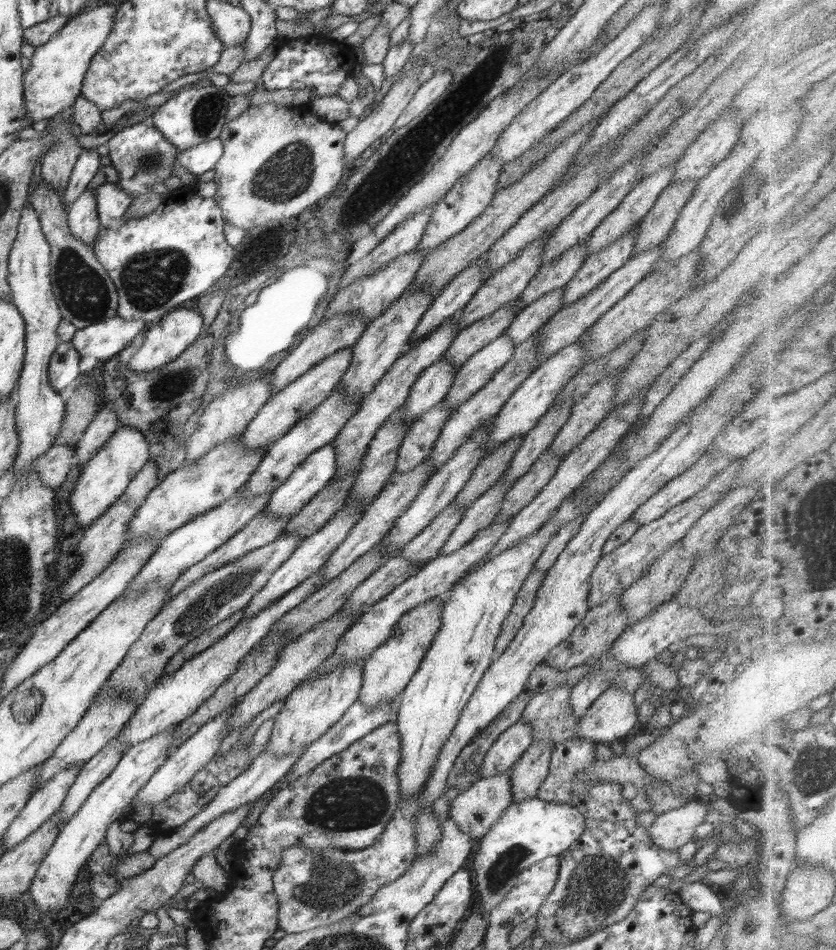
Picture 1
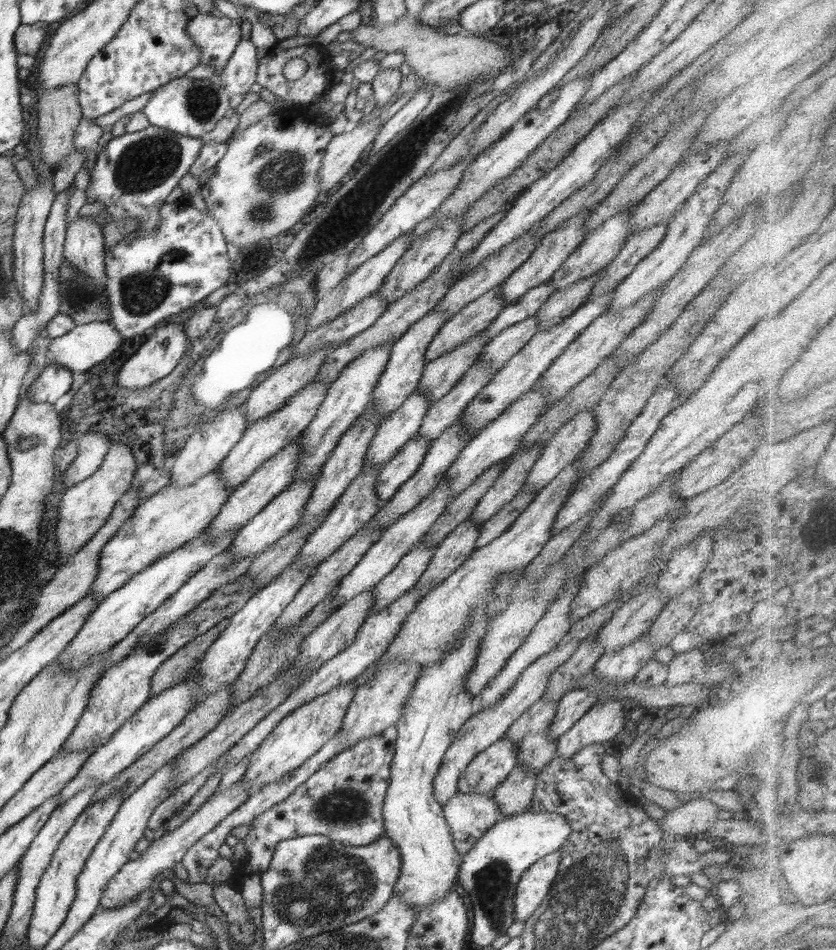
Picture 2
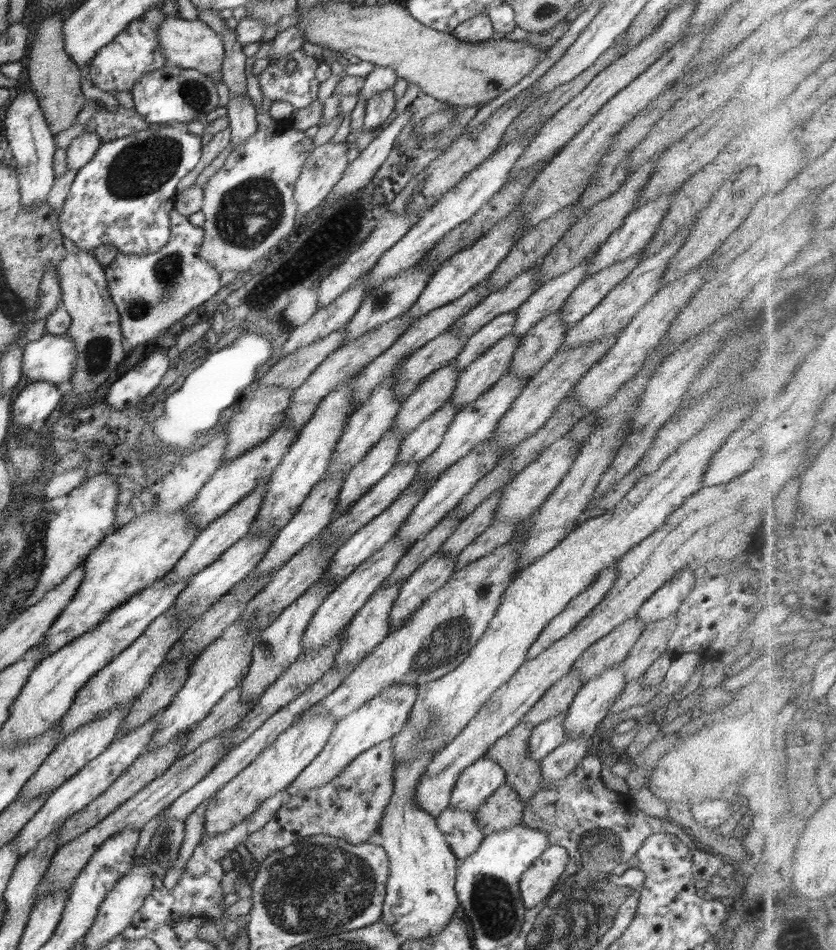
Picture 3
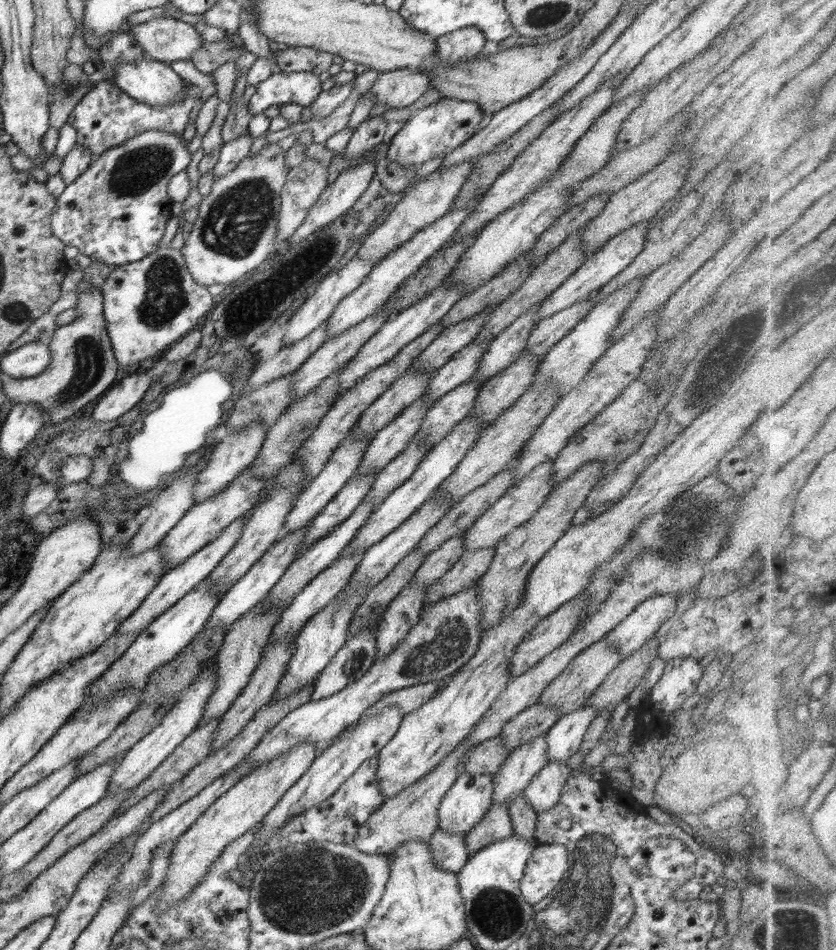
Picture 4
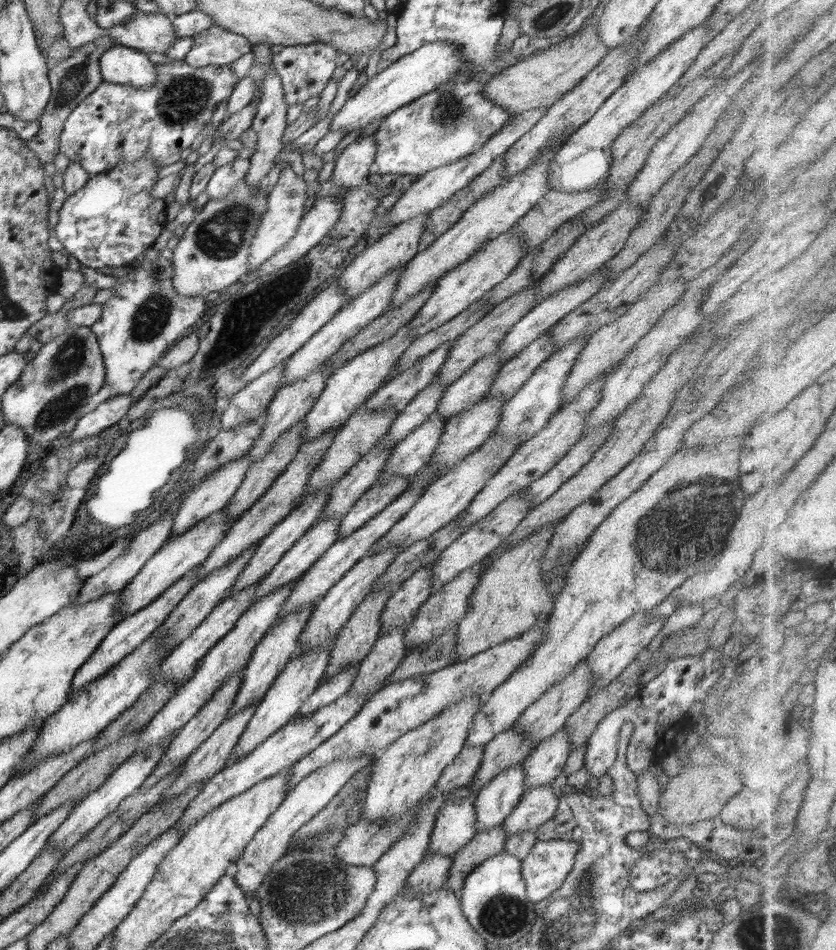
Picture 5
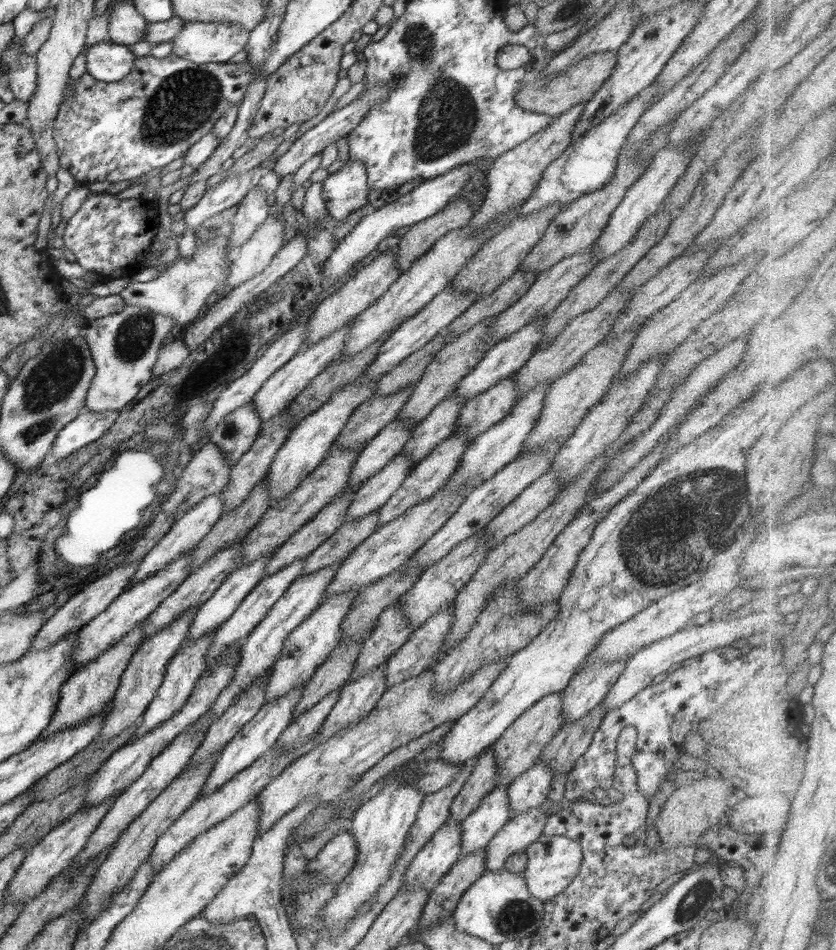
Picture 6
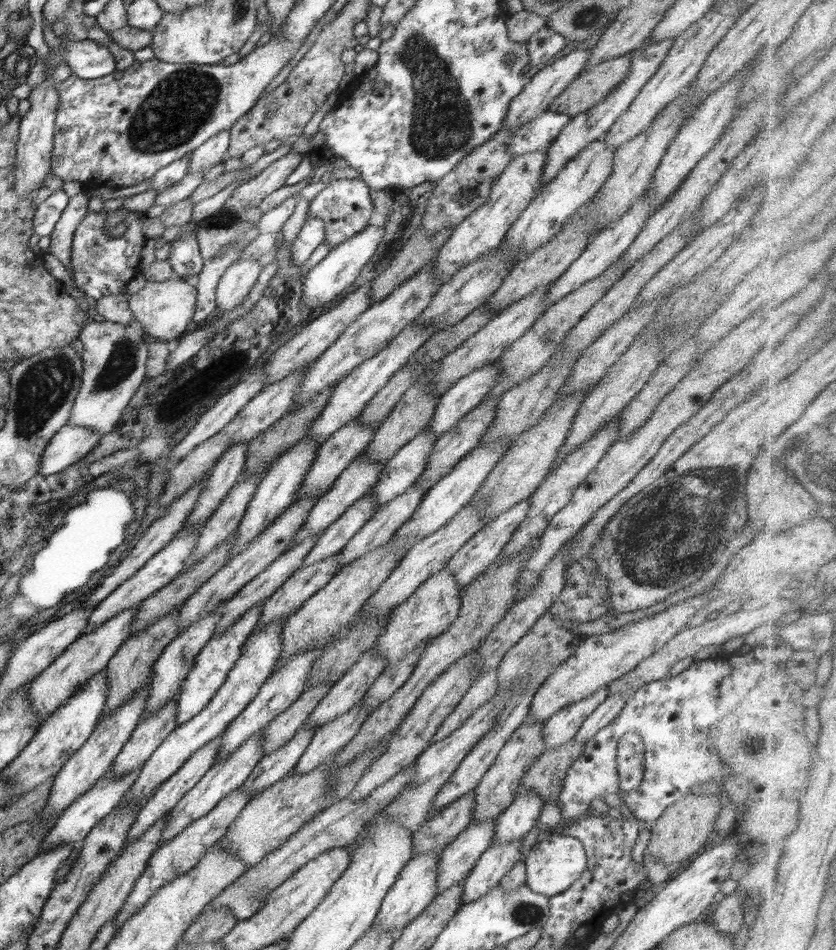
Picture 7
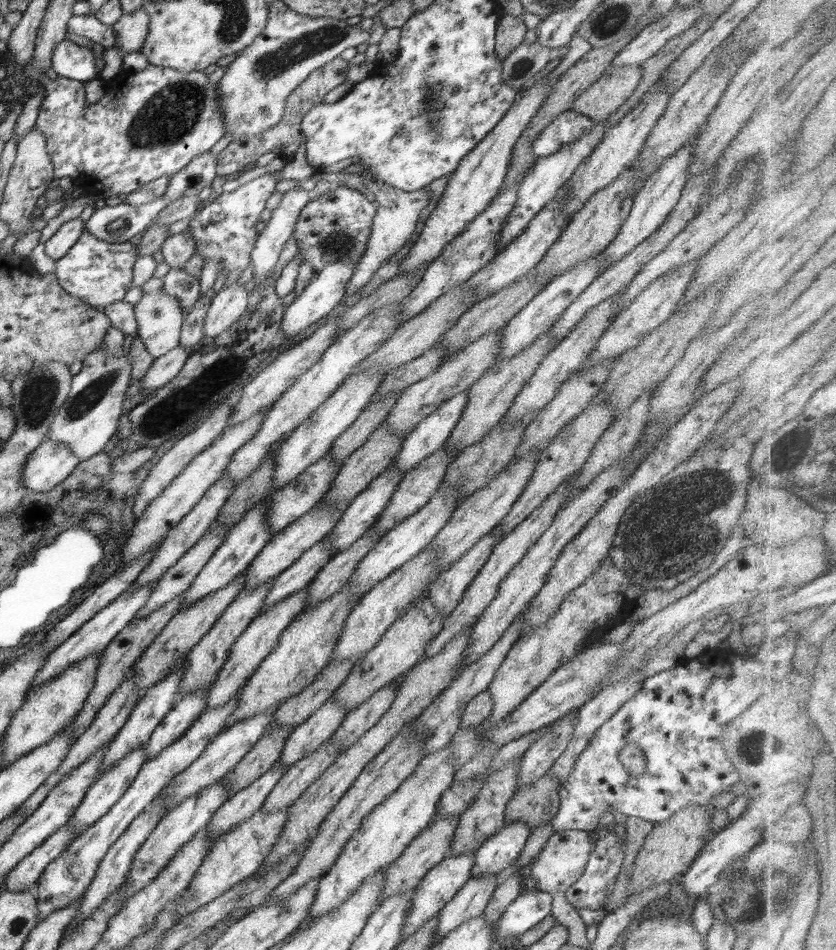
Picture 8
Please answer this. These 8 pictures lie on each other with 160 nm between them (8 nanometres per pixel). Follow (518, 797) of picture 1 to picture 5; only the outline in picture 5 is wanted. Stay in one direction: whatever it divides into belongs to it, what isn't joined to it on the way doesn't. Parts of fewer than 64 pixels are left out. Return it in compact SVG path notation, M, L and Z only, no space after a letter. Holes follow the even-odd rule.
M502 824L477 832L464 848L453 854L453 861L444 886L459 897L465 878L479 864L482 864L482 861L503 852L507 838Z

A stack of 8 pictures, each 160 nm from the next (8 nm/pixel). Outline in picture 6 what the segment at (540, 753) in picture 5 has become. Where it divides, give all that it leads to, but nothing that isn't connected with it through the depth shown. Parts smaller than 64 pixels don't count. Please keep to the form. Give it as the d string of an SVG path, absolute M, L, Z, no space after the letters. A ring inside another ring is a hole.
M541 760L523 772L507 788L510 814L516 816L544 804L550 794L553 778L554 774L551 768Z

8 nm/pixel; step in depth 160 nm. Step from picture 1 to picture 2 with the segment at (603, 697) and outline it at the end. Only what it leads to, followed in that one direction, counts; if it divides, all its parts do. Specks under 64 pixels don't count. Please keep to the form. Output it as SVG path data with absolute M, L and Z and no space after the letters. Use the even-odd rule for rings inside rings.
M607 700L594 705L557 740L555 756L570 758L580 748L612 740L624 727L623 701Z

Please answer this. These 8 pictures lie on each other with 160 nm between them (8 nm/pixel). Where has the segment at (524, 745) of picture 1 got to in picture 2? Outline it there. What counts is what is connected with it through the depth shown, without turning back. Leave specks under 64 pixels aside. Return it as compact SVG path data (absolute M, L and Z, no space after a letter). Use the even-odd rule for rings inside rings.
M503 736L479 752L460 775L458 791L488 796L493 794L493 790L517 766L516 751L514 741Z

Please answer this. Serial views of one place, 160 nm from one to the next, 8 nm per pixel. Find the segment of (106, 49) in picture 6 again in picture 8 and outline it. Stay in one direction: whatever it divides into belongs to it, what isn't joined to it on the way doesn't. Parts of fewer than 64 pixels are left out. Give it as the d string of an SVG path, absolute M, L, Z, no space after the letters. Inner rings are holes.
M67 39L56 46L51 67L58 77L67 77L82 83L97 79L100 74L92 50Z

